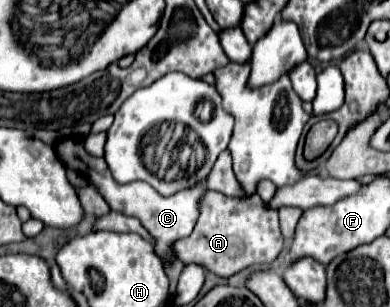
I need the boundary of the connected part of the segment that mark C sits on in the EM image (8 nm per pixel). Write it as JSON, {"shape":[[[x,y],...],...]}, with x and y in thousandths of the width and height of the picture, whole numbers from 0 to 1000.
{"shape":[[[203,443],[162,450],[156,463],[146,463],[141,495],[172,547],[182,547],[182,554],[192,554],[192,560],[238,586],[244,612],[269,638],[285,684],[300,684],[300,691],[315,691],[326,704],[346,704],[346,710],[362,717],[362,730],[372,736],[372,749],[392,775],[392,814],[408,840],[423,840],[428,853],[438,853],[449,840],[449,821],[444,821],[449,782],[469,775],[469,769],[485,769],[500,723],[505,723],[505,664],[510,664],[510,645],[521,638],[515,599],[505,599],[495,612],[479,612],[479,619],[464,619],[464,625],[454,625],[433,645],[418,645],[372,593],[300,599],[285,580],[285,560],[274,554],[274,534],[269,534],[264,515],[223,515],[223,502],[213,502],[213,456]]]}

